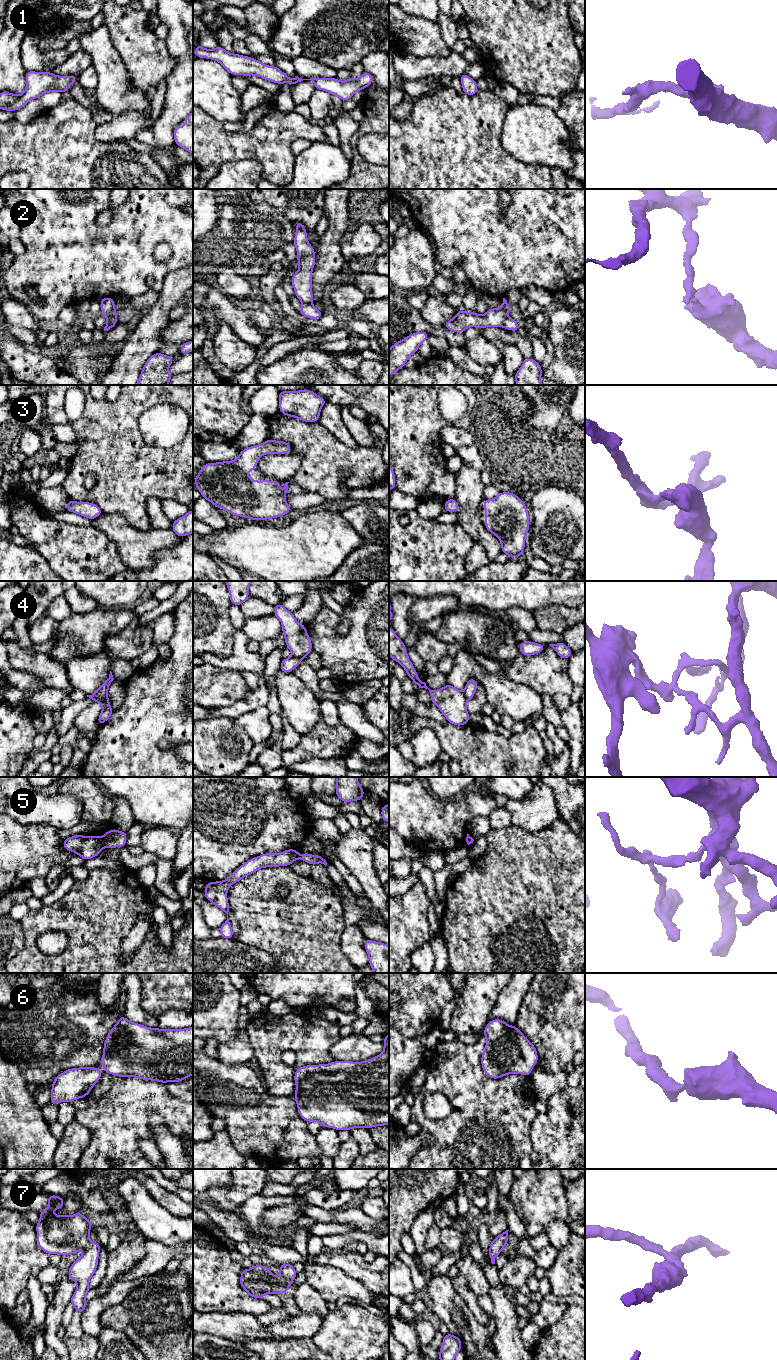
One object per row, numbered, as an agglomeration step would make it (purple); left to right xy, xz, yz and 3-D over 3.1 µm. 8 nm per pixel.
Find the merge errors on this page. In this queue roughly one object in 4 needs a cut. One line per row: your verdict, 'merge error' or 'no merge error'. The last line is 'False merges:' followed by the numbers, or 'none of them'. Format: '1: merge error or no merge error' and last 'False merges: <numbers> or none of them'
1: no merge error
2: merge error
3: no merge error
4: merge error
5: merge error
6: no merge error
7: no merge error
False merges: 2, 4, 5

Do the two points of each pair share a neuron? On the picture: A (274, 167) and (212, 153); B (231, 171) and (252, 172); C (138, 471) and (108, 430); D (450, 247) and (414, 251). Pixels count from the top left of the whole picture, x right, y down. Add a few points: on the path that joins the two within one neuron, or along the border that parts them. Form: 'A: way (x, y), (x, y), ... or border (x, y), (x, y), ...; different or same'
A: way (260, 151), (255, 146), (228, 149); same
B: way (236, 172), (247, 172); same
C: way (128, 461), (109, 440); same
D: border (432, 251), (435, 259); different

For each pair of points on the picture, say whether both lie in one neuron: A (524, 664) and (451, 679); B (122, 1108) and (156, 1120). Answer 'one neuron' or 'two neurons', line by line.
A: two neurons
B: two neurons

